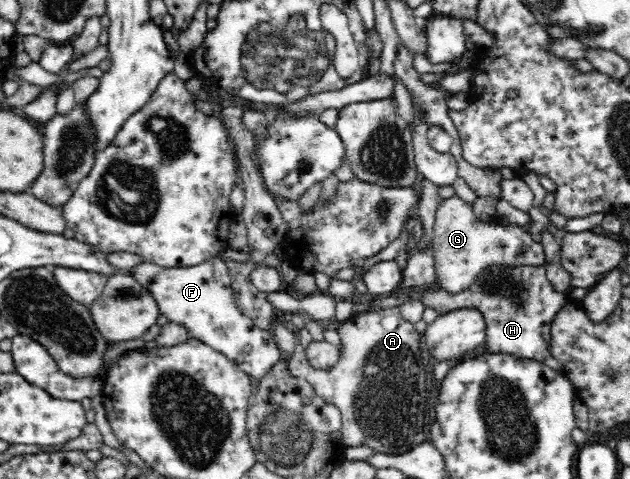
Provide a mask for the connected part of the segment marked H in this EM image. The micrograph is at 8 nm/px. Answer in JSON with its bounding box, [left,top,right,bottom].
[369,241,568,363]

